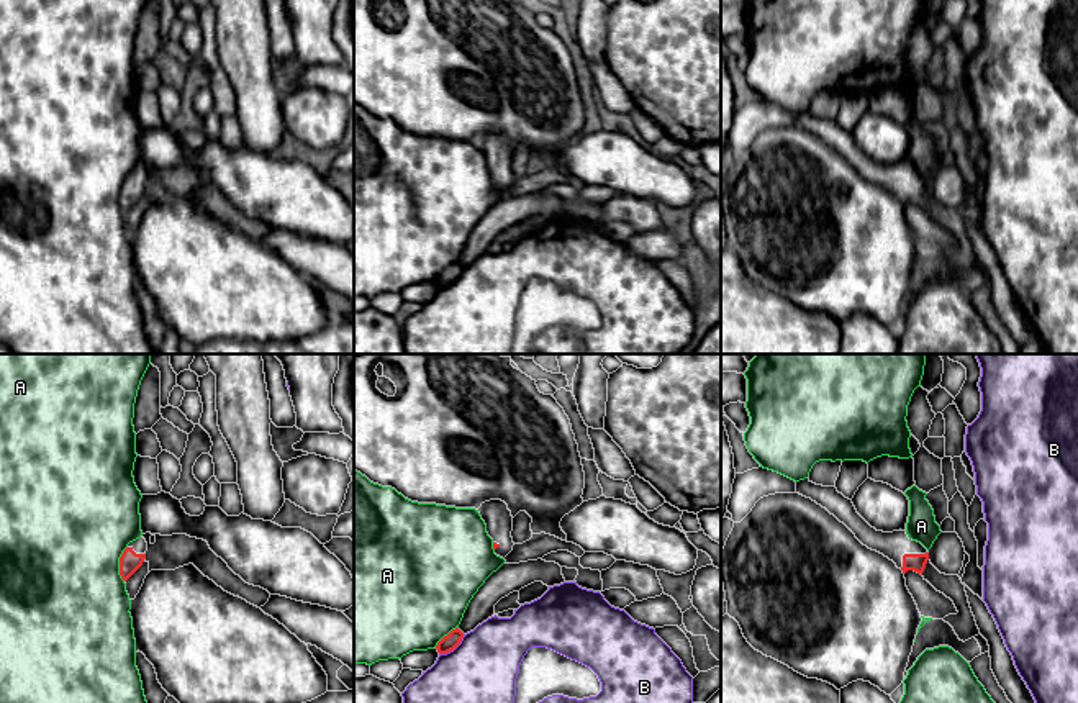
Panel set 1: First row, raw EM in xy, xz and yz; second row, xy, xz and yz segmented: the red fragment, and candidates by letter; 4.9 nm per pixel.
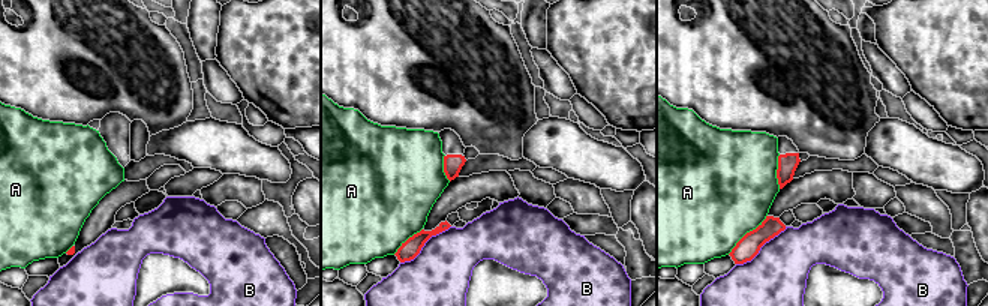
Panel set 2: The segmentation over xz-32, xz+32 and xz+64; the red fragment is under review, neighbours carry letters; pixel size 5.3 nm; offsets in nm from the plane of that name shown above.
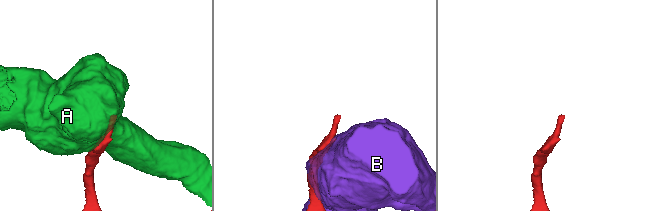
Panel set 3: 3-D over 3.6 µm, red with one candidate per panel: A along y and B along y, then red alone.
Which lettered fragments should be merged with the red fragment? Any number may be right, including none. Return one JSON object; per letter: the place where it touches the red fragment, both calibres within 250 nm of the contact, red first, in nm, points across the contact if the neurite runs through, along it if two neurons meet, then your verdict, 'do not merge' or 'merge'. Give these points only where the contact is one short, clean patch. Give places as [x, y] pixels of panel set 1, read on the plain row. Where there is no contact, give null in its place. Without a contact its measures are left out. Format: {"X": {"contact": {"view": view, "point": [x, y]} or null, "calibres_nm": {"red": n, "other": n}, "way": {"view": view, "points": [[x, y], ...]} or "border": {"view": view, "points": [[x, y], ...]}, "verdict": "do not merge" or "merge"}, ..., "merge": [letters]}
{"A": {"contact": {"view": "xy", "point": [120, 197]}, "calibres_nm": {"red": 100, "other": 500}, "verdict": "do not merge"}, "B": {"contact": {"view": "xz", "point": [452, 282]}, "calibres_nm": {"red": 80, "other": 460}, "verdict": "do not merge"}, "merge": []}

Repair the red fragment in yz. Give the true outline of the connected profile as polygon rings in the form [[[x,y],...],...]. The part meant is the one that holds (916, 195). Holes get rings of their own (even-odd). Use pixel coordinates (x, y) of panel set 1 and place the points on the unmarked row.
[[[804,111],[796,115],[796,126],[826,141],[844,156],[863,179],[893,193],[903,206],[914,203],[922,208],[929,185],[921,175],[909,172],[906,164],[876,164],[857,146],[852,133],[839,126],[836,120],[816,118],[809,111]]]

